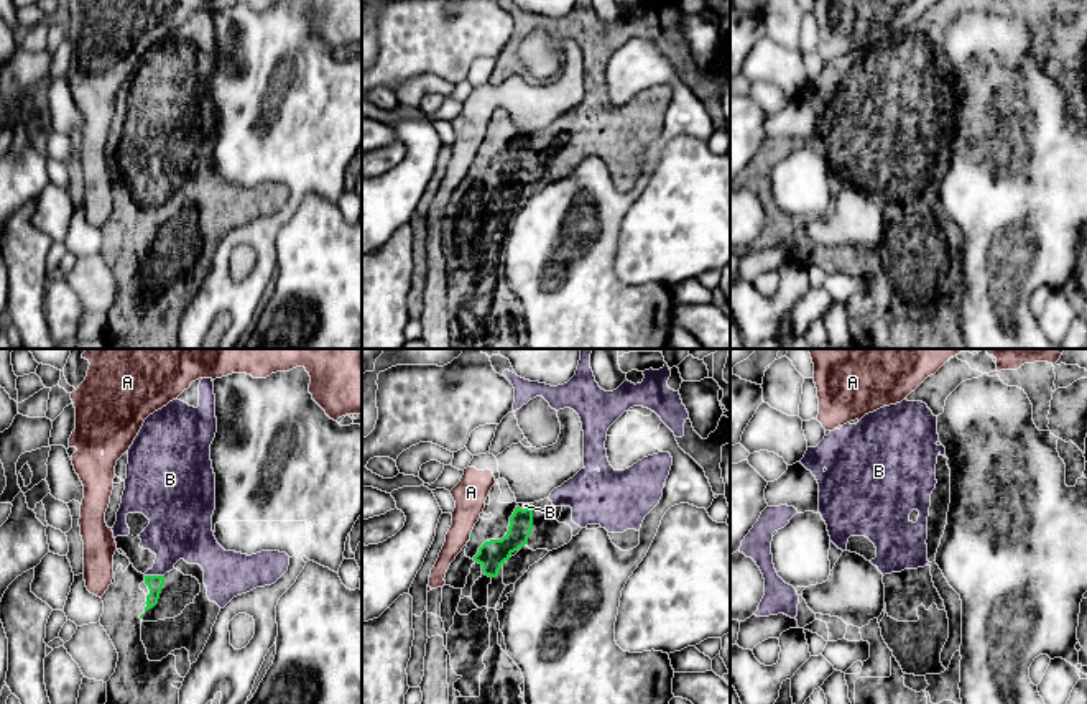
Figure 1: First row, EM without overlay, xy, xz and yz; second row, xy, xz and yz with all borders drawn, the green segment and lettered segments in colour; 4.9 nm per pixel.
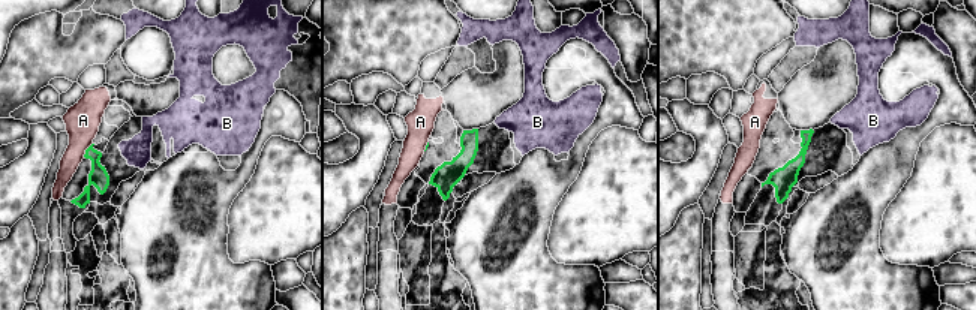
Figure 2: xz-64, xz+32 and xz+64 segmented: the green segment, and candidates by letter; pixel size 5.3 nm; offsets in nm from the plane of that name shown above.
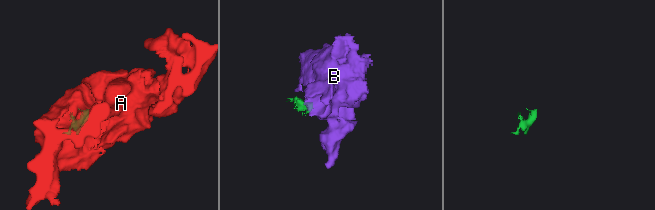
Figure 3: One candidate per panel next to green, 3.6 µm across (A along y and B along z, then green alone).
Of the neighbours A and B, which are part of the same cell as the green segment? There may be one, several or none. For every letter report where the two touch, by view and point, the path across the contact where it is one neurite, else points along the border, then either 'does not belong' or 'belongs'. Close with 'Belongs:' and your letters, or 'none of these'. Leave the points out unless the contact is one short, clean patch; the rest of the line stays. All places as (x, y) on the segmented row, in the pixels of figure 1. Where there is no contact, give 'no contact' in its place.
A: xz (471, 535) | along xz (471, 532), (469, 537) | does not belong
B: xy (155, 576) | belongs
Belongs: B

